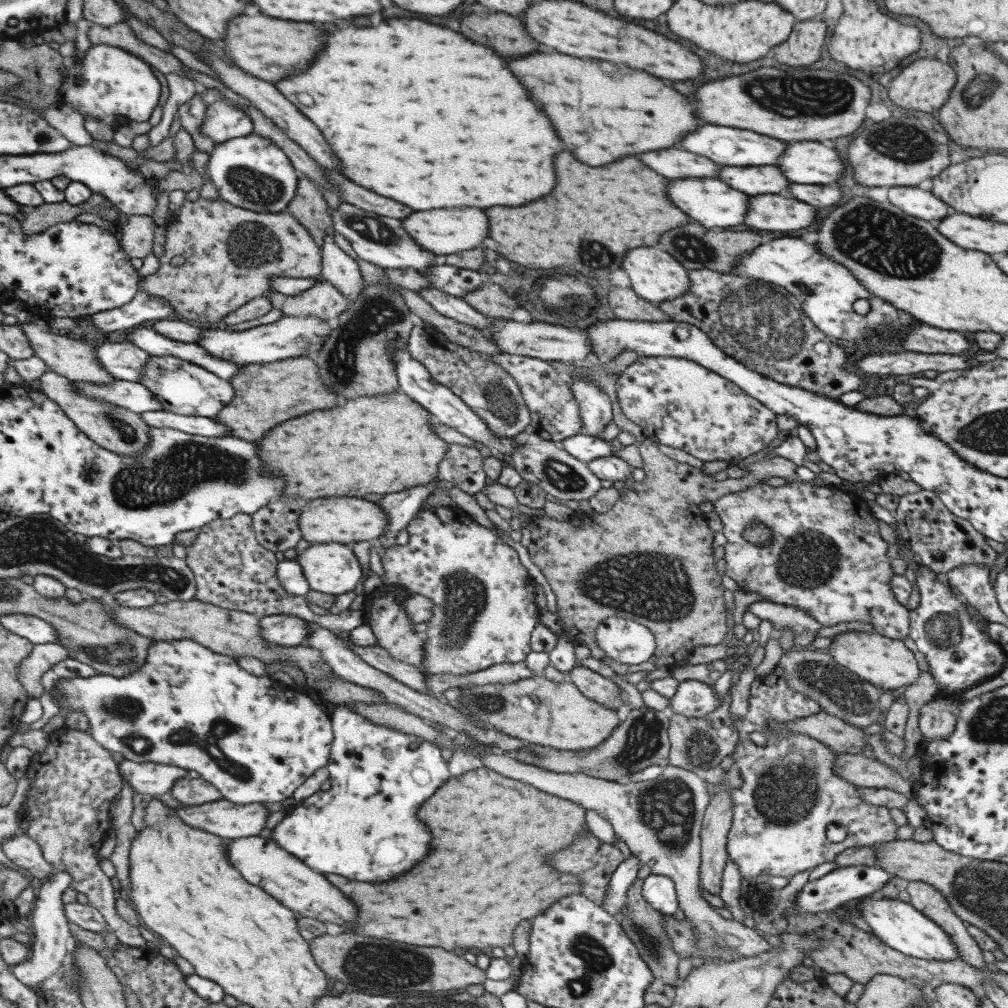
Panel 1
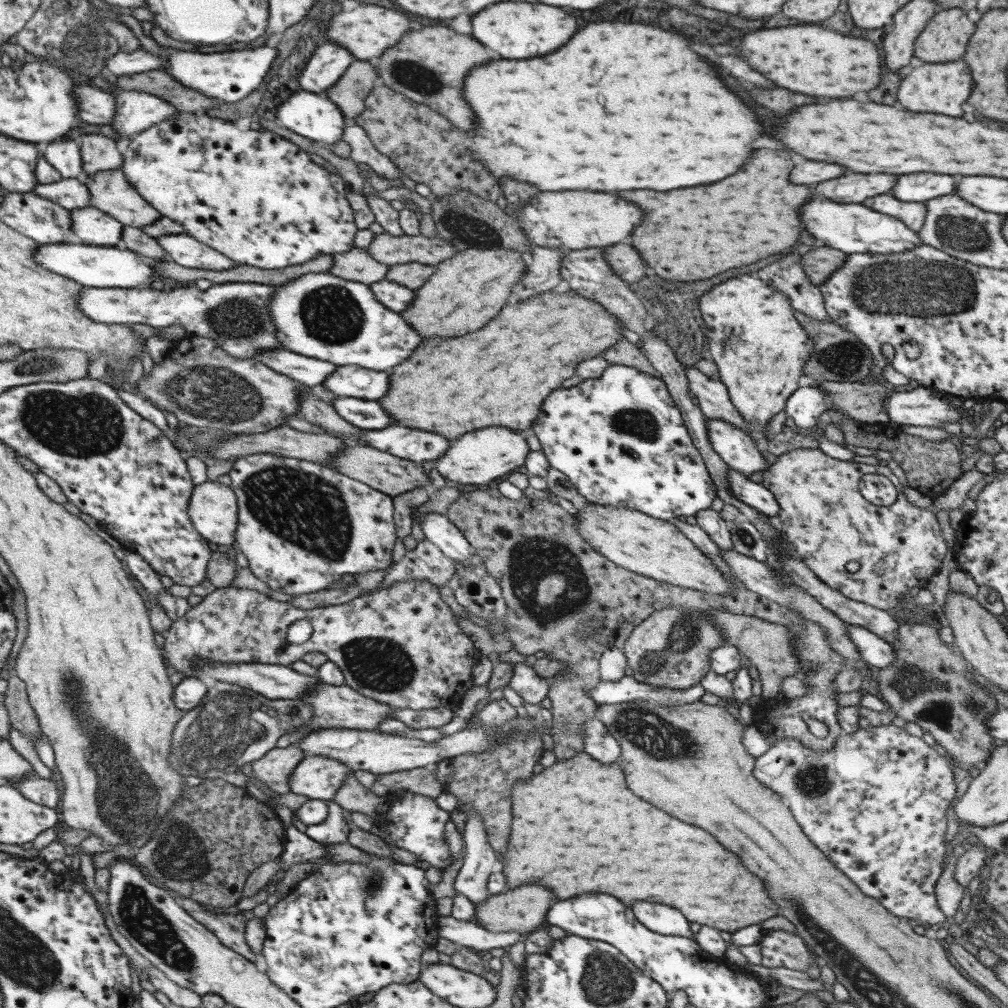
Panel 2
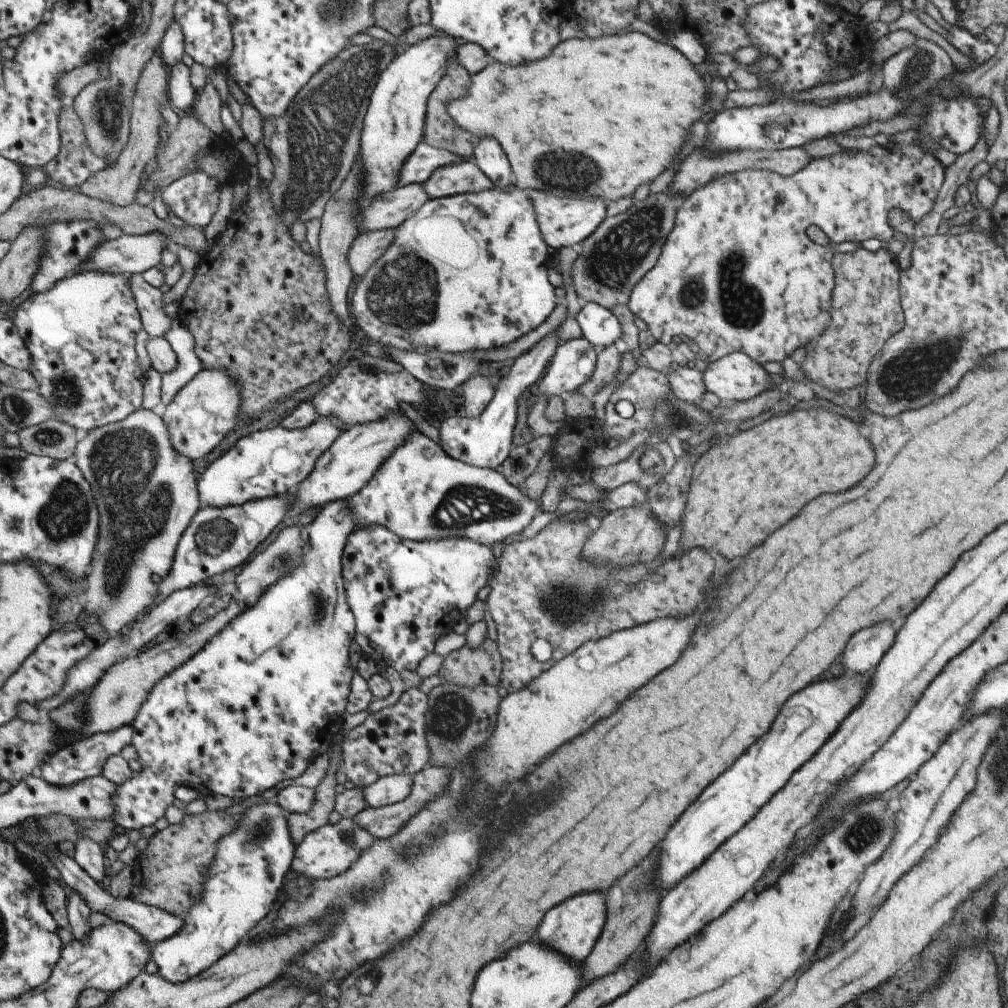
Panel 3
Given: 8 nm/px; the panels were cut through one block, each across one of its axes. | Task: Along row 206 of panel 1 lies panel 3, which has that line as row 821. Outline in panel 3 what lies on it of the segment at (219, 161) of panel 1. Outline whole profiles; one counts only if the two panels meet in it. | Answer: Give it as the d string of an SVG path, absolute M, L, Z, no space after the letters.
M273 798L235 817L235 829L218 841L214 862L207 870L203 898L192 902L182 914L183 927L176 934L152 945L152 960L158 965L159 975L172 984L180 984L198 976L202 970L228 954L238 942L248 940L248 930L252 930L270 912L276 892L293 864L296 846L291 839L288 820L284 819L284 810Z

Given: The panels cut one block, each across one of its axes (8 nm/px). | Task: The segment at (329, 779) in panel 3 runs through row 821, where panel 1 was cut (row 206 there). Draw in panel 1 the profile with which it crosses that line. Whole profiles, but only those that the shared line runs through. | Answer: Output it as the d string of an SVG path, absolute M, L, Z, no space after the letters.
M300 175L297 186L296 194L289 202L288 208L291 215L310 231L318 247L322 248L324 237L334 236L335 232L328 203L315 183L307 177Z

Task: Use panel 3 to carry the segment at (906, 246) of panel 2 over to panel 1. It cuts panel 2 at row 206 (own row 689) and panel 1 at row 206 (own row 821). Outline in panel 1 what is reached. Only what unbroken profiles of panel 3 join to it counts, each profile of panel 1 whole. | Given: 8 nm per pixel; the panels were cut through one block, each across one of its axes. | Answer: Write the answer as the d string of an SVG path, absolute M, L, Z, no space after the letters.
M684 178L684 180L674 180L670 186L670 200L688 216L694 220L702 222L704 226L738 226L744 224L744 218L748 214L748 196L742 192L728 188L722 180L700 180L700 178Z

